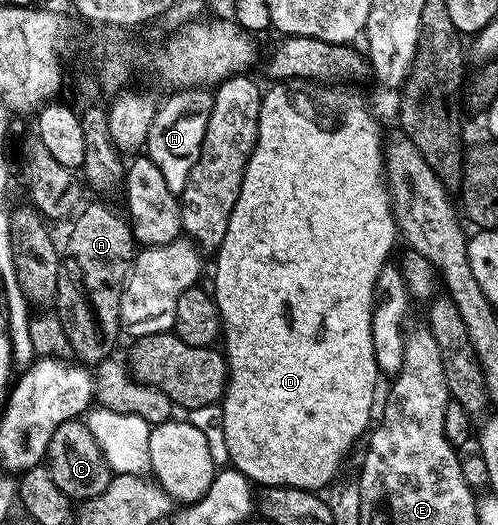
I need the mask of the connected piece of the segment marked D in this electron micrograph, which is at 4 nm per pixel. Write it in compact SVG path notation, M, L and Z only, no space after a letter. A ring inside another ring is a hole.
M275 83L270 86L272 89L262 94L259 102L259 126L257 127L257 139L255 140L255 149L251 153L249 163L245 167L245 175L241 179L241 191L237 195L237 203L233 207L233 215L229 215L229 227L225 231L225 239L219 244L215 257L215 289L213 296L219 315L223 319L223 331L221 334L222 344L227 344L225 356L227 359L227 368L229 370L229 380L227 391L223 394L221 406L224 411L224 431L225 447L230 464L234 468L246 475L248 480L256 486L271 485L281 489L309 489L312 491L323 491L323 488L330 483L335 472L339 469L339 464L343 461L343 456L347 453L347 448L358 439L359 436L368 432L371 421L371 408L375 405L375 388L379 385L381 374L377 367L377 359L373 355L373 327L371 326L371 309L375 306L375 280L377 275L381 275L381 267L388 264L391 248L397 241L397 226L395 223L395 212L391 209L391 191L387 184L385 176L385 140L379 134L379 125L375 122L375 117L369 110L363 106L363 97L355 90L355 87L323 87L319 94L316 95L315 101L291 101L292 86L287 83ZM319 109L327 117L319 117Z

